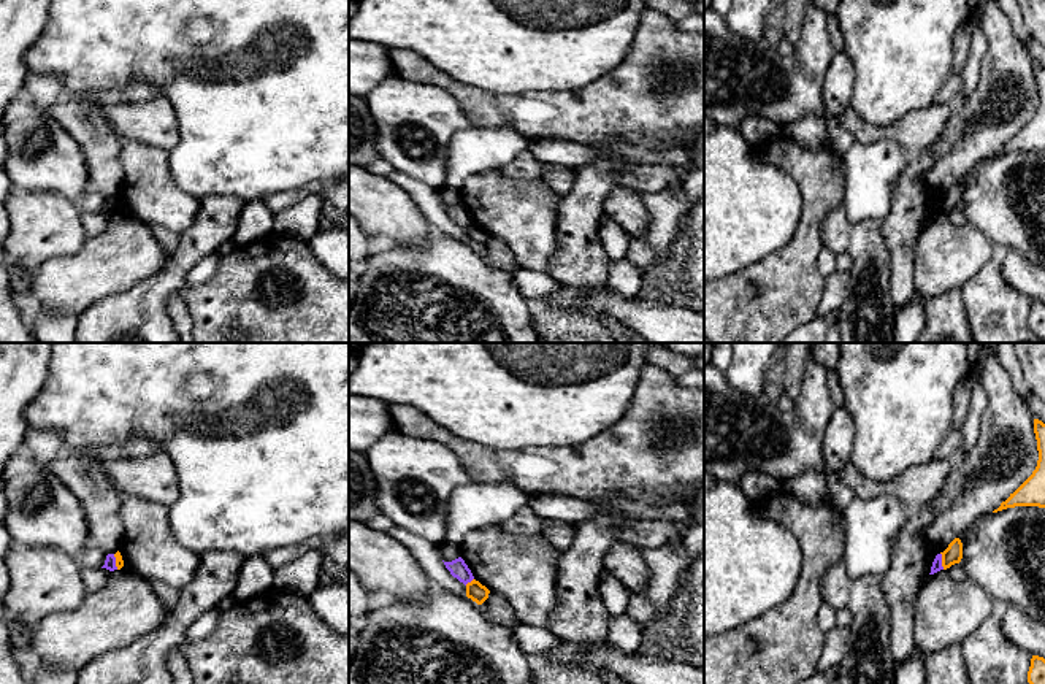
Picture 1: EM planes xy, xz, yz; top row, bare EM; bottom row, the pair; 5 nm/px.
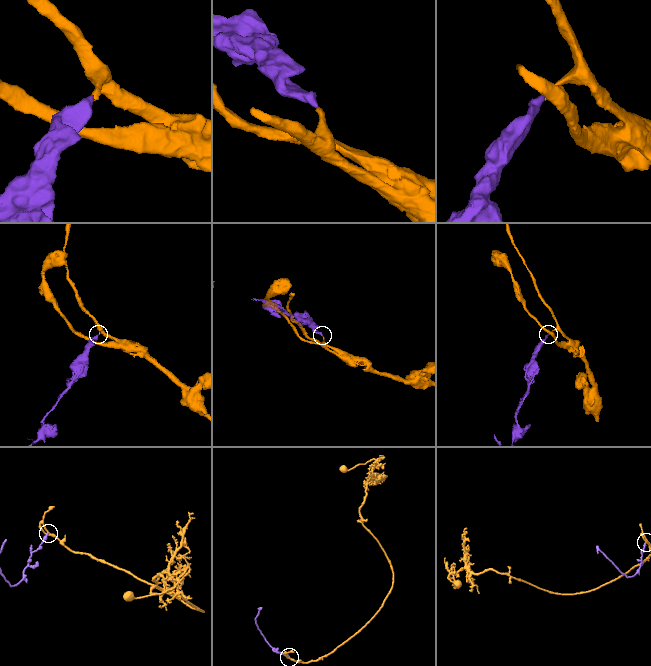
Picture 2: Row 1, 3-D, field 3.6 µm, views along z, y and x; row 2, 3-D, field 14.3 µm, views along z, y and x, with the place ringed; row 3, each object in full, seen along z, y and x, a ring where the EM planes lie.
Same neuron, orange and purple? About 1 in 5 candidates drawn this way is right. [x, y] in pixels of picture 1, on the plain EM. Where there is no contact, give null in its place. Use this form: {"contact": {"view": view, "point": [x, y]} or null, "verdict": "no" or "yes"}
{"contact": {"view": "yz", "point": [942, 205]}, "verdict": "no"}

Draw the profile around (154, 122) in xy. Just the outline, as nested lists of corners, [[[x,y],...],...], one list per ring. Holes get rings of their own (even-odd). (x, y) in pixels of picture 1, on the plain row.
[[[165,95],[151,102],[106,105],[103,113],[122,140],[165,151],[171,151],[179,141],[178,117]]]

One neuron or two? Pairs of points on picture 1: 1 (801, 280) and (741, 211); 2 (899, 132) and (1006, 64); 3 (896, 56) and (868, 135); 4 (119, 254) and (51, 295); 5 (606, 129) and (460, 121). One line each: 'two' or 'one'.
1: two
2: two
3: two
4: one
5: two

